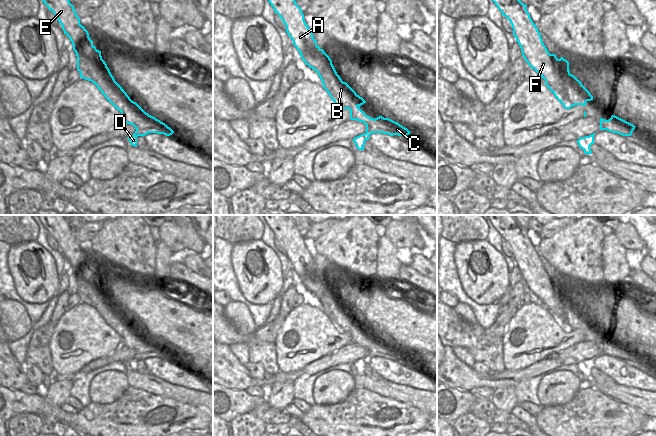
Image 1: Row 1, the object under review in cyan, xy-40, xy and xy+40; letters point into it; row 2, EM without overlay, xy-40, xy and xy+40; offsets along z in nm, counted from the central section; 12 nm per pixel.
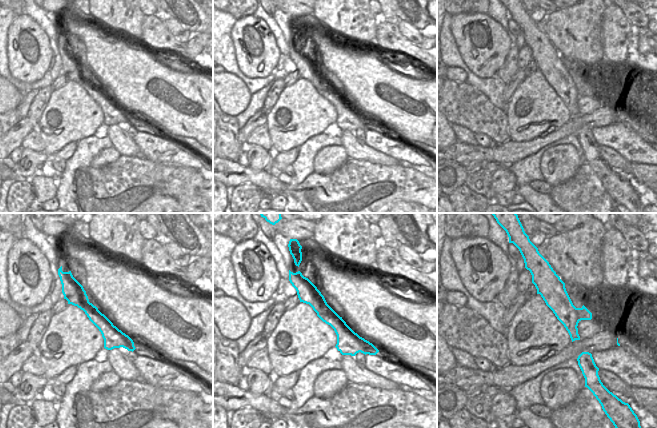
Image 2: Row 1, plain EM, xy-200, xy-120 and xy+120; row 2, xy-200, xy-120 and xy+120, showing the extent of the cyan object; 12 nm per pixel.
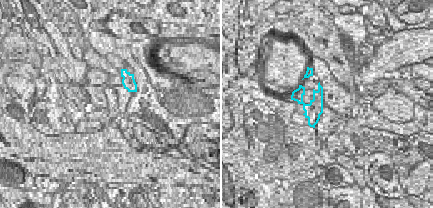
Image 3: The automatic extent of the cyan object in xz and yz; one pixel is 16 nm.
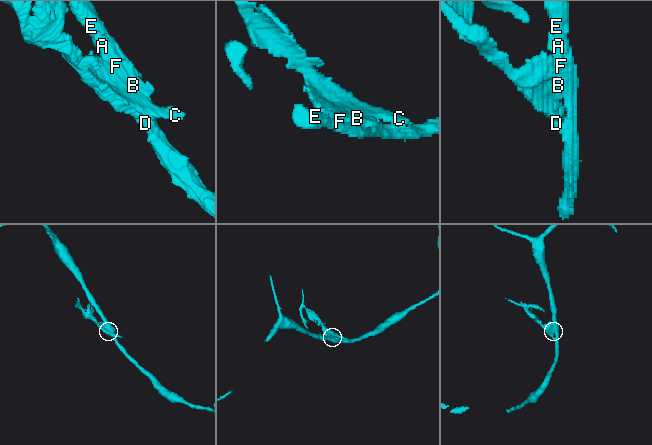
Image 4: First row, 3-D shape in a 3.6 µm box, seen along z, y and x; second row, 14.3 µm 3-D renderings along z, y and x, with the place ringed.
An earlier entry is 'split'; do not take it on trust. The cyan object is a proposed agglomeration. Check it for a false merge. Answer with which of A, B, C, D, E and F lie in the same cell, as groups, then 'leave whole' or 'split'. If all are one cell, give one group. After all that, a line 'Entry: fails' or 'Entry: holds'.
A B E F / C D | split
Entry: holds

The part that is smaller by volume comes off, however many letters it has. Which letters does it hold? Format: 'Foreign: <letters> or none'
Foreign: C, D

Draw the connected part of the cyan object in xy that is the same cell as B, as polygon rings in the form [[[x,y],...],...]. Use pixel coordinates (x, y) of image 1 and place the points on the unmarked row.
[[[262,215],[286,250],[286,256],[299,275],[302,284],[319,299],[323,312],[334,327],[345,333],[349,329],[361,330],[366,325],[343,306],[330,281],[317,269],[304,238],[289,215]]]

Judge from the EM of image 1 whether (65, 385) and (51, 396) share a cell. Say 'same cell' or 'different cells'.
same cell

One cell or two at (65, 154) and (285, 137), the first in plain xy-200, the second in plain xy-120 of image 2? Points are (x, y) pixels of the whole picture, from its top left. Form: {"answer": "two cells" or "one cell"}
{"answer": "two cells"}

